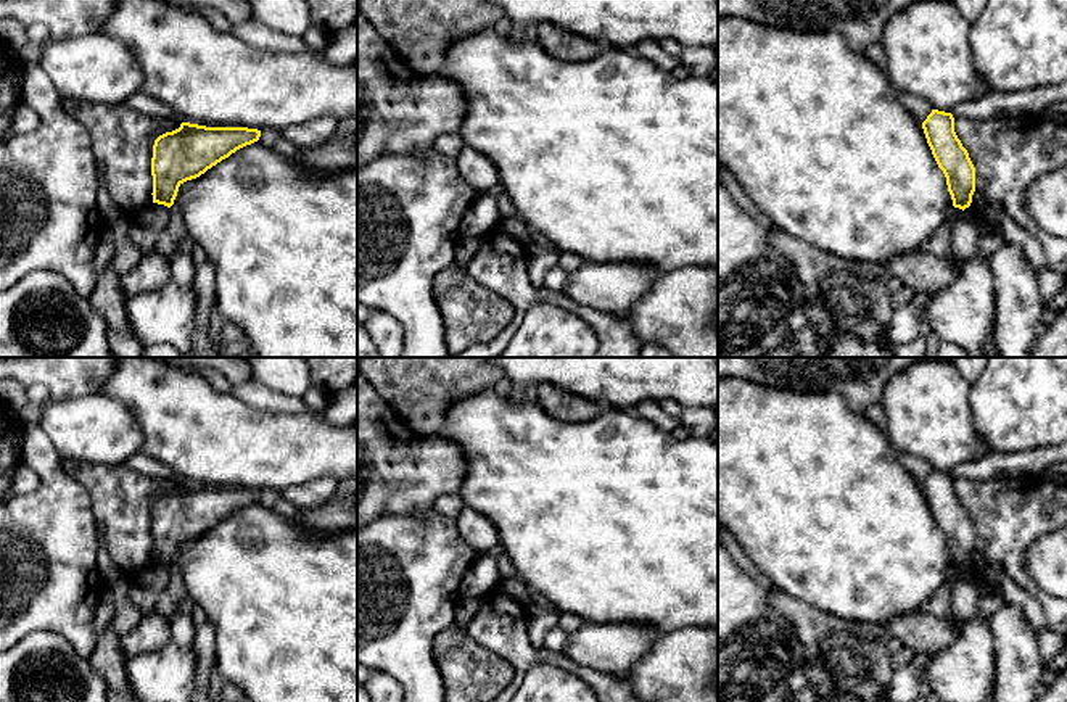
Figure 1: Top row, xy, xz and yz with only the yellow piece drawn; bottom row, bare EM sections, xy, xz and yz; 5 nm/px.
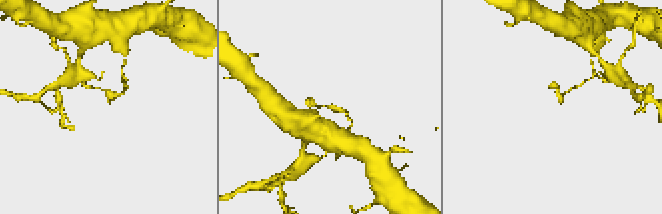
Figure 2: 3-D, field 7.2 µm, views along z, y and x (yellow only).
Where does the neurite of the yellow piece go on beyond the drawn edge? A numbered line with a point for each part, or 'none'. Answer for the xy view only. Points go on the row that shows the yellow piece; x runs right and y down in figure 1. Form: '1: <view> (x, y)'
none

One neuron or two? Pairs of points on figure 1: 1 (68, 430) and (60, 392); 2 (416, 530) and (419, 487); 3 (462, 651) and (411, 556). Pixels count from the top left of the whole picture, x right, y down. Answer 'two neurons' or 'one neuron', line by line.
1: two neurons
2: two neurons
3: two neurons

